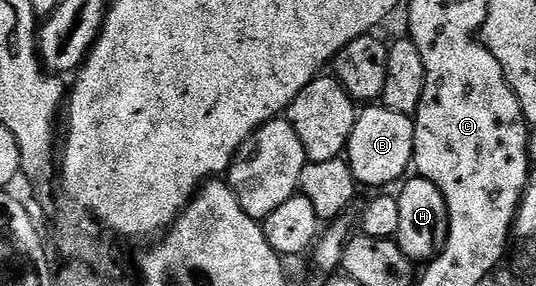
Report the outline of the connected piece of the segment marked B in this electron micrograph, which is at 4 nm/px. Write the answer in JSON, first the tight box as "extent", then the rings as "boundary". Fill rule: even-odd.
{"extent":[344,103,414,191],"boundary":[[[373,103],[358,112],[357,122],[351,131],[351,139],[345,148],[344,156],[358,186],[370,185],[373,191],[381,191],[386,187],[393,187],[389,185],[396,186],[410,172],[414,147],[413,117],[399,115],[399,111],[391,111],[380,103]]]}

